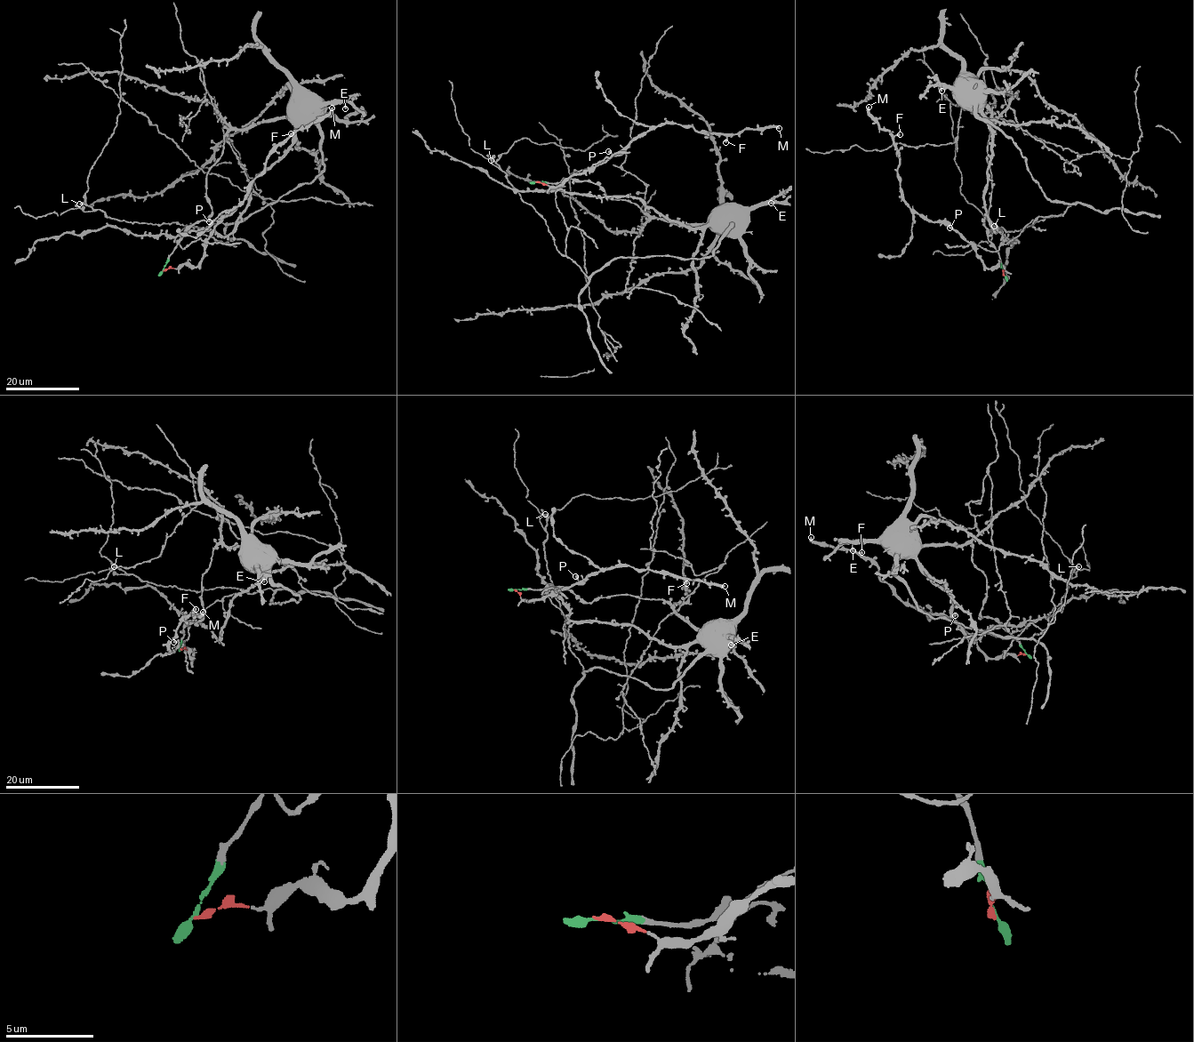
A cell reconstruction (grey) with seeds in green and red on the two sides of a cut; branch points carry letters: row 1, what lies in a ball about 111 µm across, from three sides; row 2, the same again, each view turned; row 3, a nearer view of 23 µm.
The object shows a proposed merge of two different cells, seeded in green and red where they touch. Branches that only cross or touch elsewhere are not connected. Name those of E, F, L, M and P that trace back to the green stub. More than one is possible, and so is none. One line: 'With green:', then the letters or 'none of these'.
With green: E, L

